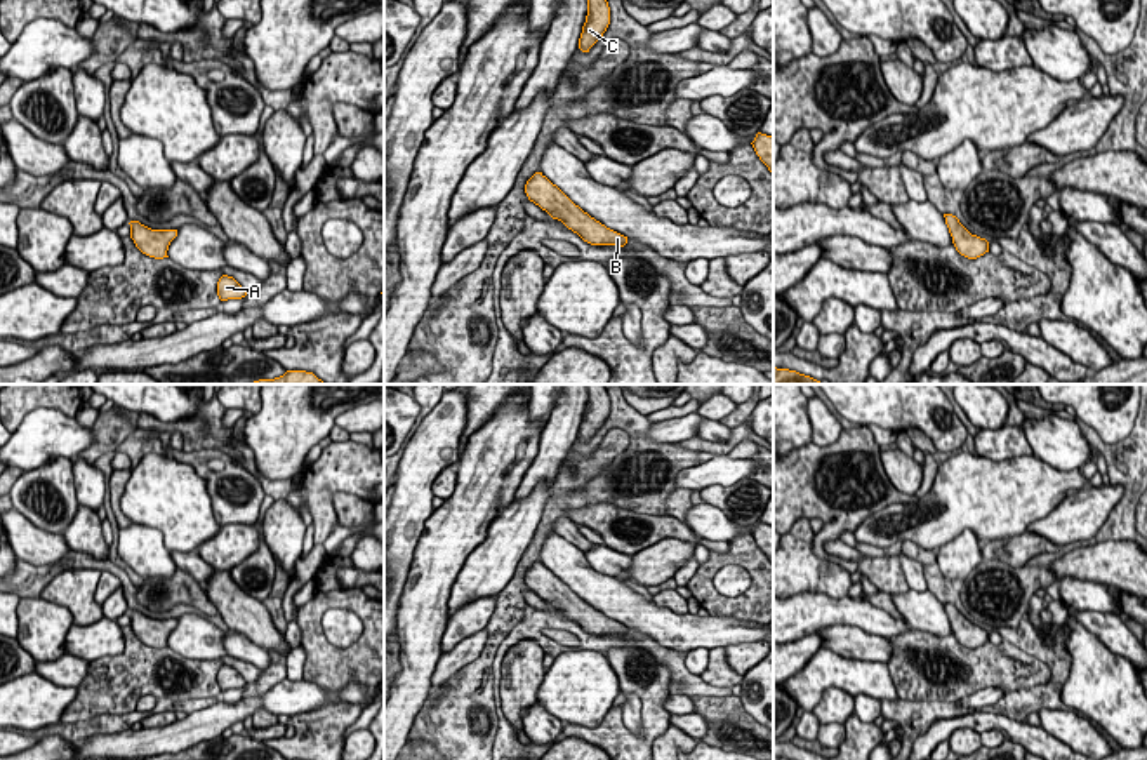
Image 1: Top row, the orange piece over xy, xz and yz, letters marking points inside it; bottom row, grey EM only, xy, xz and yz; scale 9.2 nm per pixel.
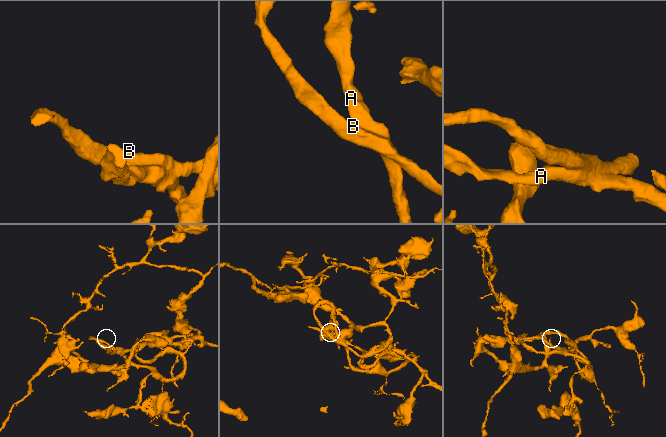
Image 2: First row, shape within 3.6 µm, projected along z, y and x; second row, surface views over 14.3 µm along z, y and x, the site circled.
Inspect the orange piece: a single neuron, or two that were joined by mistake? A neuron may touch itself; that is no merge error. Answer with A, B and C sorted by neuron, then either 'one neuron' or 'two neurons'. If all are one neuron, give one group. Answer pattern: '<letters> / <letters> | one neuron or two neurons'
A B C | one neuron

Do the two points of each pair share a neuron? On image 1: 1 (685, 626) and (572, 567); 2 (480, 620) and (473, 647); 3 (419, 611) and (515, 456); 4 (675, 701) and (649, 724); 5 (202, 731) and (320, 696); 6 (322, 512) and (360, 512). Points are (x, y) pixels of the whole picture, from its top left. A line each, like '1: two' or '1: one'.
1: one
2: two
3: one
4: two
5: one
6: two

